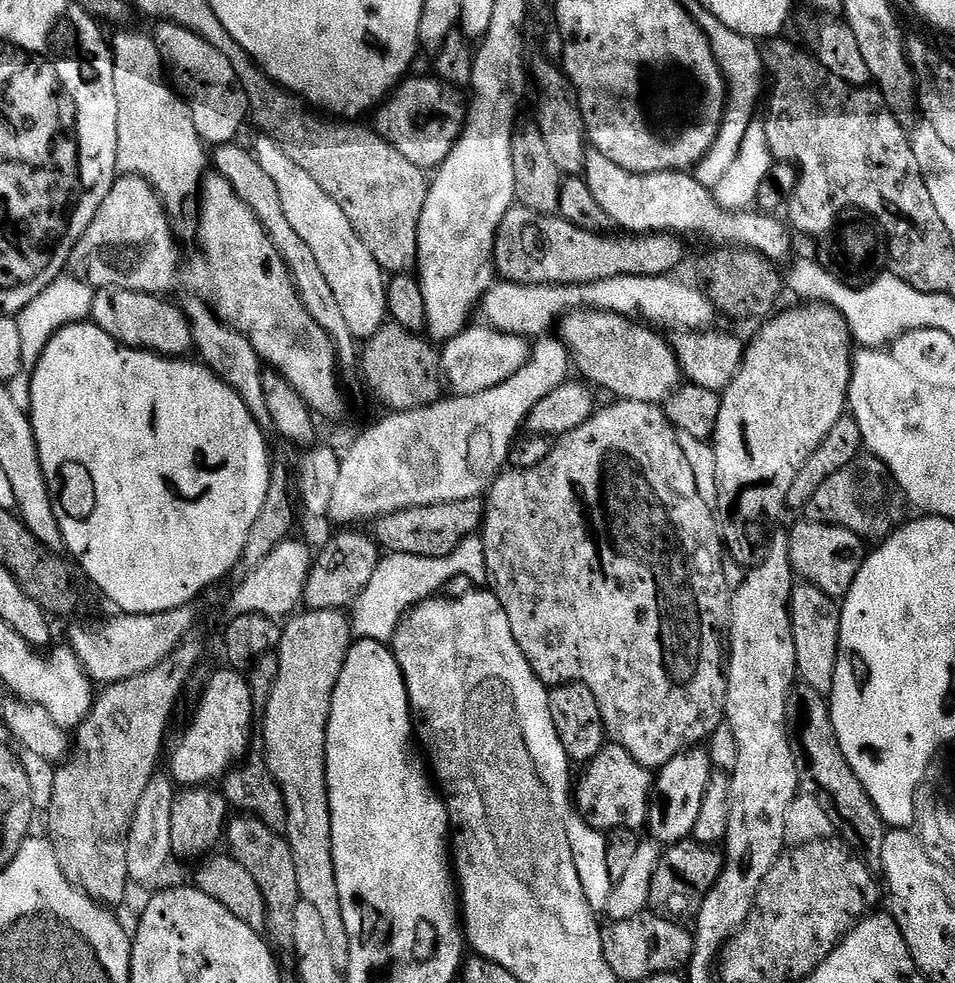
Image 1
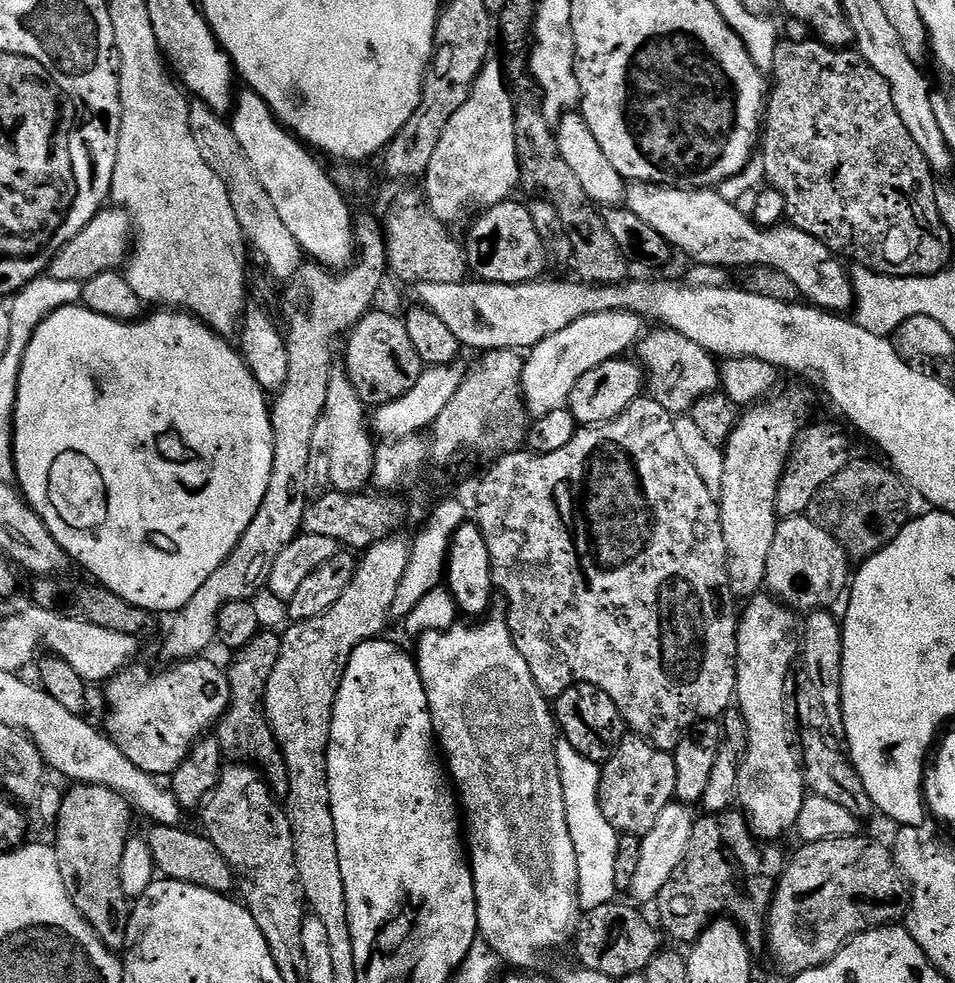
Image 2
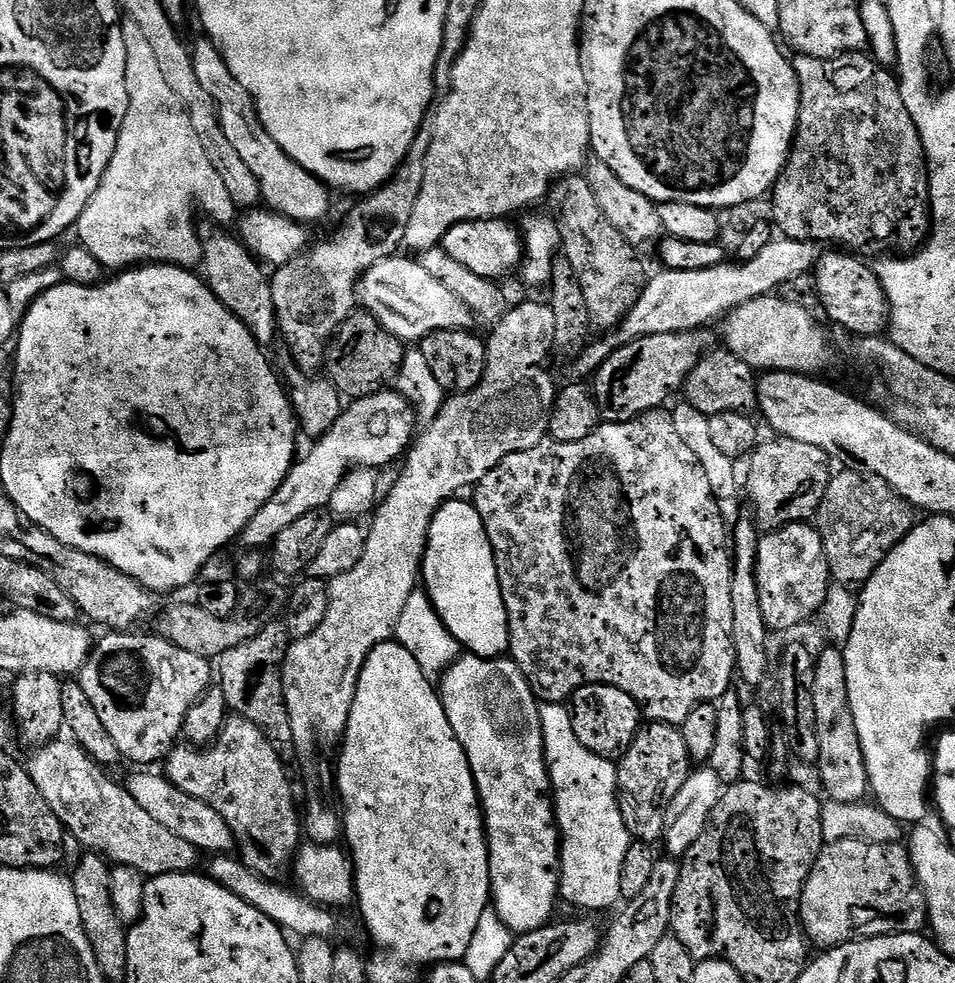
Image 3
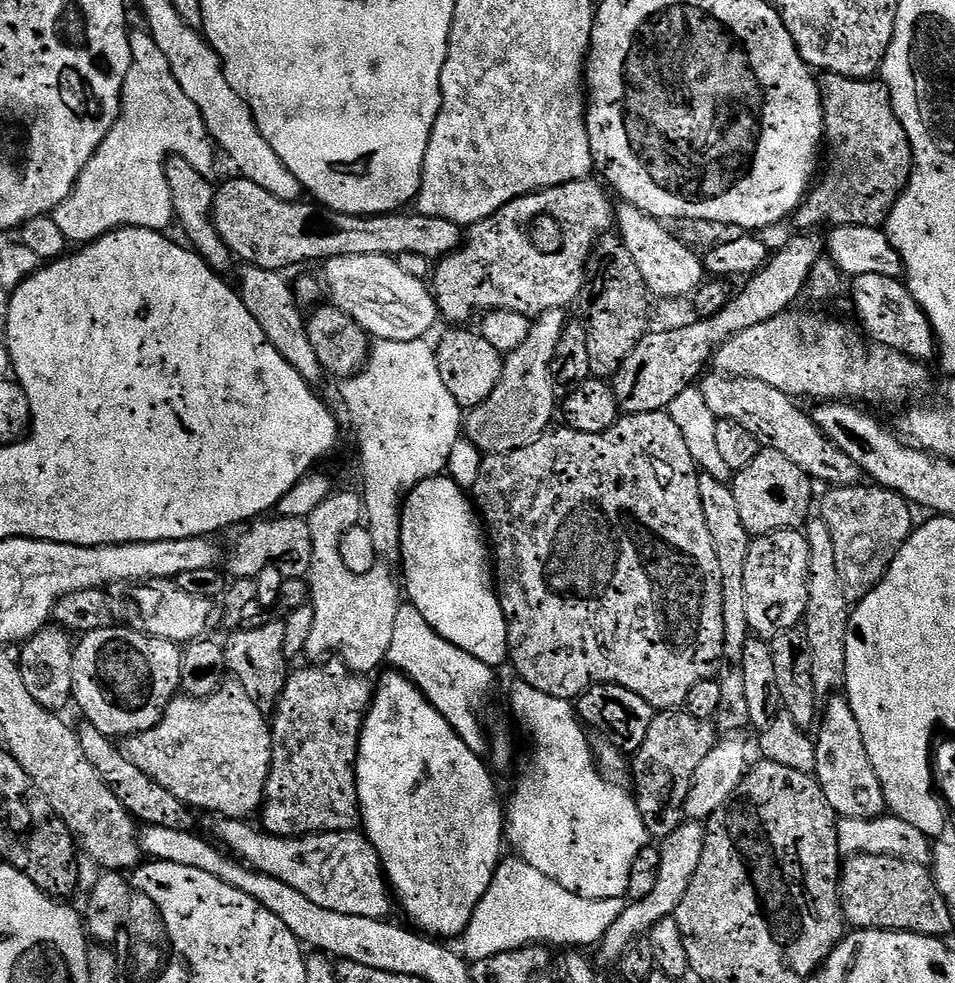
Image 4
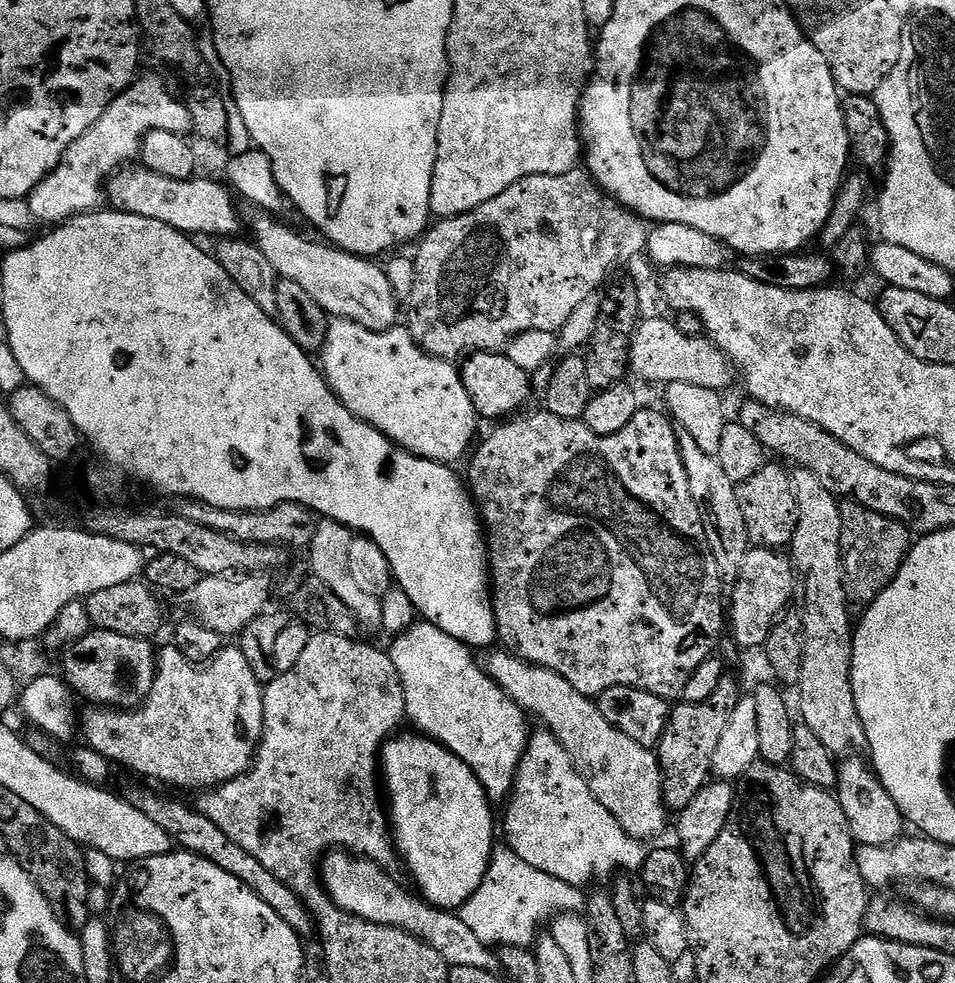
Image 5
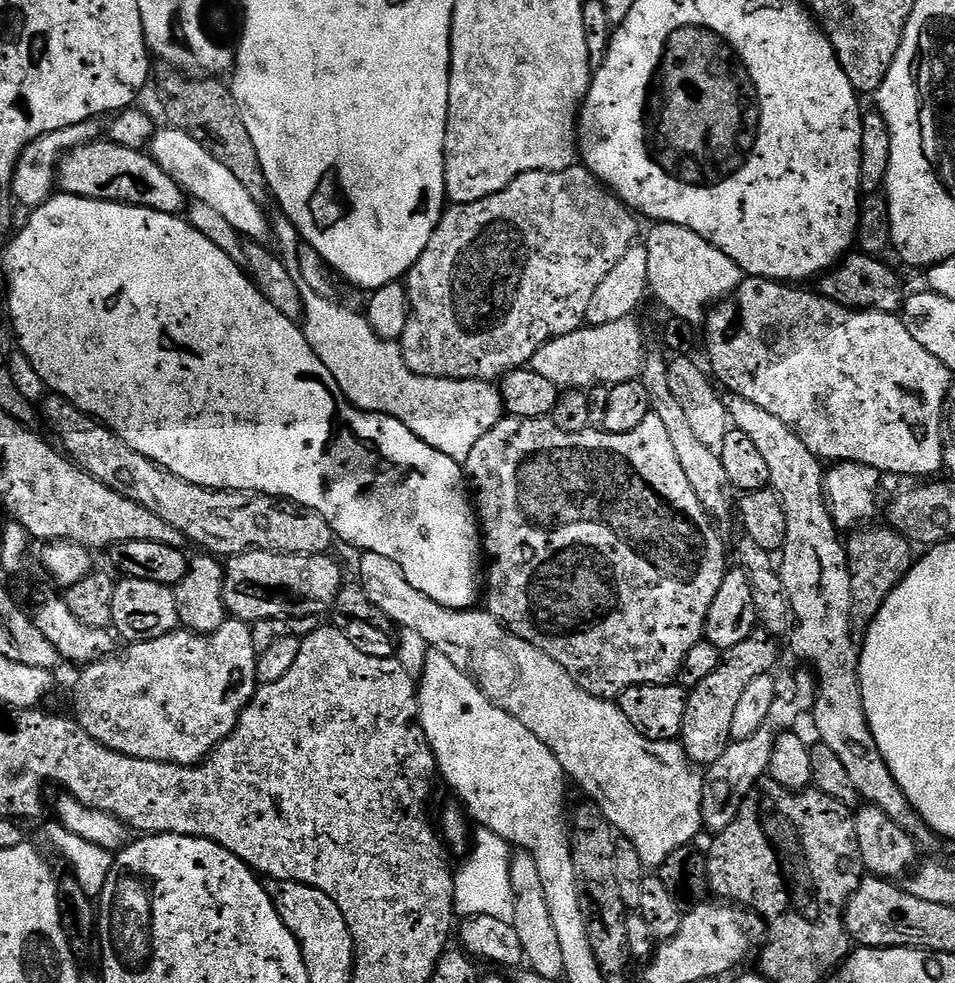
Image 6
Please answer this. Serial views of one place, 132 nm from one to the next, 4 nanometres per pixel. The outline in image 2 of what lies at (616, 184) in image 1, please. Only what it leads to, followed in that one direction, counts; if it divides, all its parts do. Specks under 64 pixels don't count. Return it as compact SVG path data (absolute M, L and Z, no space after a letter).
M632 182L626 188L626 207L634 214L638 214L638 218L642 218L646 226L658 230L658 234L662 234L662 238L666 238L666 242L670 242L677 253L685 252L692 259L693 265L705 264L725 270L744 267L747 269L749 266L777 268L794 281L794 286L798 286L801 297L809 305L837 314L847 313L847 308L849 311L853 307L856 291L852 288L849 269L843 268L845 265L841 257L828 249L822 240L791 226L761 228L749 216L738 210L735 203L720 197L716 190L711 188L665 188L662 184Z

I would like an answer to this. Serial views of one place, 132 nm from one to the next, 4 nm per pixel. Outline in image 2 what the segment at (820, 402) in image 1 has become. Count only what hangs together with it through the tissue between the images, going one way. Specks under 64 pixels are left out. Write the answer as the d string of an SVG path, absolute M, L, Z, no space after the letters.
M792 392L771 400L749 407L722 449L726 470L722 473L722 490L718 497L720 521L728 551L730 590L740 602L761 595L766 585L766 558L778 523L778 486L808 416L808 396L804 392Z

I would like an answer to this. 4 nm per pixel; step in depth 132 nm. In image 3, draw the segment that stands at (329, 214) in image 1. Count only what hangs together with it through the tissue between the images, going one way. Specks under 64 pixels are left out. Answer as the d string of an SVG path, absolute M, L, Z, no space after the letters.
M201 38L196 45L191 45L190 51L194 74L198 74L203 88L210 93L210 98L214 98L222 130L226 130L226 139L233 144L234 150L238 150L238 154L242 154L242 162L250 166L250 174L258 178L263 203L271 211L281 212L286 218L302 225L313 226L312 224L318 223L328 212L328 185L310 174L310 170L298 166L298 162L294 162L294 158L290 158L286 150L282 150L282 146L278 146L278 142L270 138L260 121L260 111L256 109L254 98L250 98L246 86L242 86L242 82L238 82L238 78L230 74L230 66L226 66L226 62L220 57L220 51L211 40Z

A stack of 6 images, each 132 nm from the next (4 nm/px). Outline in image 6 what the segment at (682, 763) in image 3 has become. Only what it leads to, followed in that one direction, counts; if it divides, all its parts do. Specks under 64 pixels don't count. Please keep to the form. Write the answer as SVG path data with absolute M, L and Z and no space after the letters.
M757 631L746 638L746 642L738 642L738 646L727 649L720 657L718 670L689 691L686 718L679 739L693 764L710 766L726 754L728 745L733 741L730 725L734 722L738 701L754 678L769 675L776 668L776 660L782 653L780 648L776 649L776 644L777 641L767 632Z

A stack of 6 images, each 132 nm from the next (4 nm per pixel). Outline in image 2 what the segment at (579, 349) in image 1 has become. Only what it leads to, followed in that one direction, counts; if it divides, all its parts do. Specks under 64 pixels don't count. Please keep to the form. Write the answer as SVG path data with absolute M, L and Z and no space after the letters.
M663 326L657 329L657 332L649 331L641 336L640 343L634 349L638 363L644 370L647 391L651 399L659 402L667 412L691 413L692 407L703 396L709 396L721 387L720 364L717 357L702 350L698 342L690 342L686 334L678 334L673 328Z

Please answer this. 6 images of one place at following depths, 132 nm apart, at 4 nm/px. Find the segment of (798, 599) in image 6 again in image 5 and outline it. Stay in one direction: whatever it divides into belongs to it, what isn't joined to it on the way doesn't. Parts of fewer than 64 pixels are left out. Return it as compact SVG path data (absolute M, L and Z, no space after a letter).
M802 467L792 472L792 485L798 498L798 526L794 530L790 555L796 565L802 596L804 592L804 601L798 605L804 627L798 716L814 730L818 739L826 742L826 750L840 758L849 751L852 739L864 730L852 689L854 616L852 620L853 613L844 589L841 501L822 486L818 474L810 474L810 470Z

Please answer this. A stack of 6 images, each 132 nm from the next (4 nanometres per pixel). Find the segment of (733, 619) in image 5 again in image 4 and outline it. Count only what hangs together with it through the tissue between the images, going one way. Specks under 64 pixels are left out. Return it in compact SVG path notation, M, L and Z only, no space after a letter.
M783 528L753 539L750 554L746 554L746 618L759 639L772 641L778 634L797 627L806 614L810 598L810 542L800 528Z

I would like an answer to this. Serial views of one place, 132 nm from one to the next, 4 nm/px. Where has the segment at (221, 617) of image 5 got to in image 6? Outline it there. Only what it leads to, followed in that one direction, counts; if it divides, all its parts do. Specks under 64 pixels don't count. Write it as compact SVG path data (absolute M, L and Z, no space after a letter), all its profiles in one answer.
M244 552L231 557L226 564L227 580L224 588L224 602L227 611L235 619L255 622L279 616L315 616L323 617L323 612L331 613L336 599L346 583L346 577L340 573L338 565L331 555L299 556L298 554L278 554L277 552Z

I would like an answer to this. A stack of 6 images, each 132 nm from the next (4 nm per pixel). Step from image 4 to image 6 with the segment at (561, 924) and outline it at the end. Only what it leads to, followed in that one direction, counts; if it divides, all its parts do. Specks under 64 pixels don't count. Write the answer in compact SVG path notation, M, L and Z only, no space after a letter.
M482 827L475 829L467 849L468 861L455 873L456 885L452 902L457 913L461 917L471 918L485 916L486 918L502 918L510 920L514 918L514 890L510 886L510 862L513 849L494 830L486 830Z

